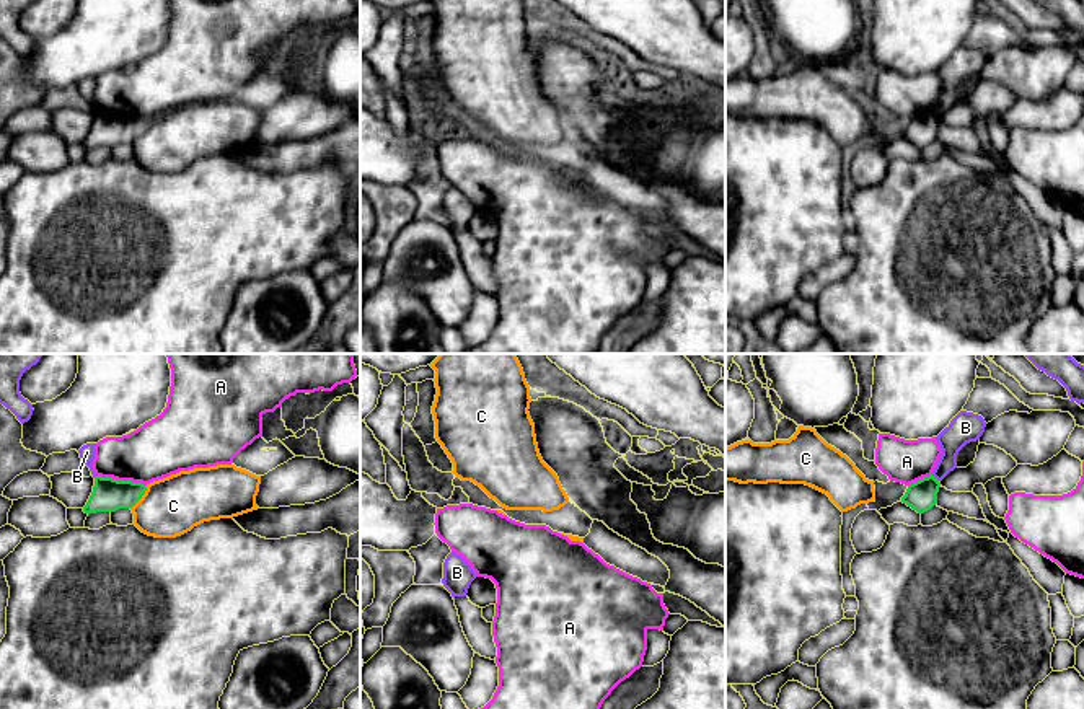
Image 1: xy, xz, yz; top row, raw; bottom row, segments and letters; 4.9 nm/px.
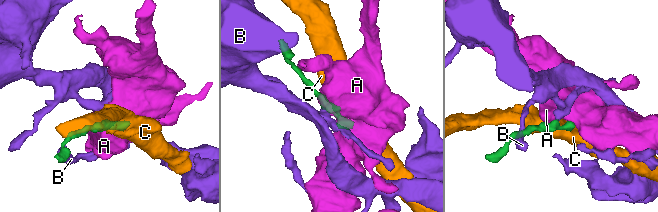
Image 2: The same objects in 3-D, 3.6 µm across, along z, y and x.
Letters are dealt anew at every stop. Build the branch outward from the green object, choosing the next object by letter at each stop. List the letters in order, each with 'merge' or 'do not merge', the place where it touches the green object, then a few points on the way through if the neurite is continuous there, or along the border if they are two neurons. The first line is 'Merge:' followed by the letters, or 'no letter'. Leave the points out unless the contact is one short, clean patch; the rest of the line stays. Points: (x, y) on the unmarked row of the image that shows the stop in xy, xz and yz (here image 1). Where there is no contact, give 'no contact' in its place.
Merge: no letter
A: do not merge | xy (121, 116)
B: do not merge | yz (934, 113) | along yz (931, 110), (938, 116)
C: do not merge | xy (141, 132)

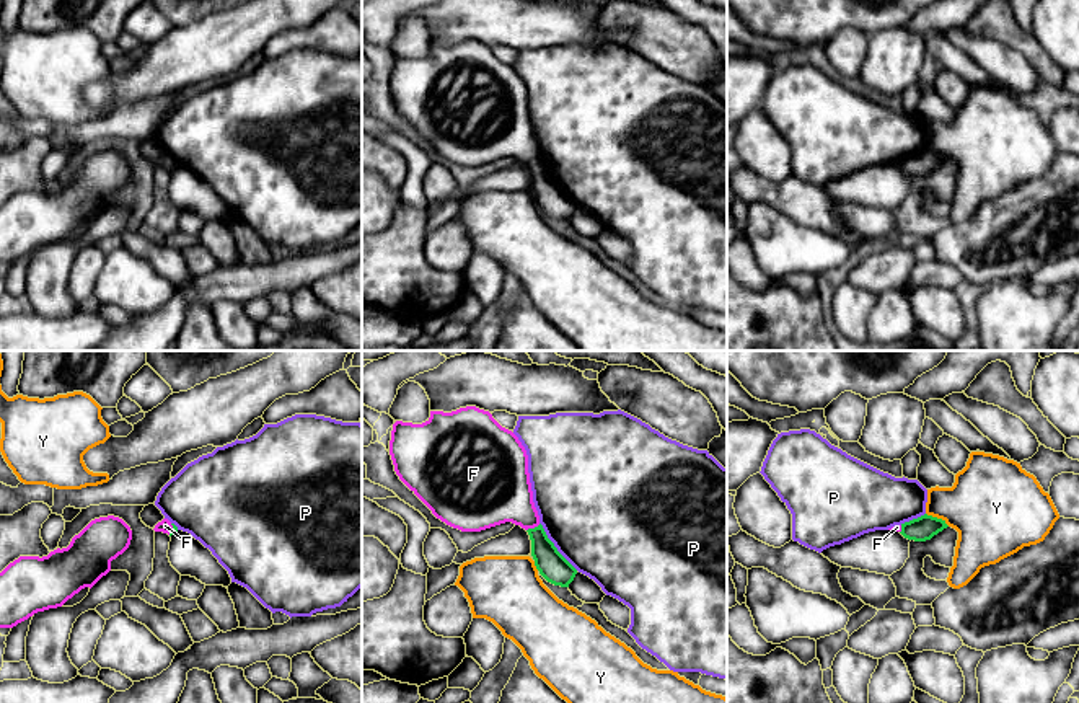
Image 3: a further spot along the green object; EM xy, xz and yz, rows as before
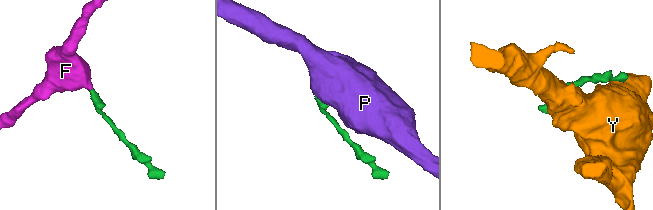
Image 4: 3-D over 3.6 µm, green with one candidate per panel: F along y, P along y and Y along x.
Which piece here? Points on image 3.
Merge: F
F: merge | xz (535, 162) | across xz (553, 201), (543, 186), (535, 162), (499, 126)
P: do not merge | xz (554, 181) | along xz (540, 157), (546, 172), (577, 204)
Y: do not merge | yz (936, 152)

